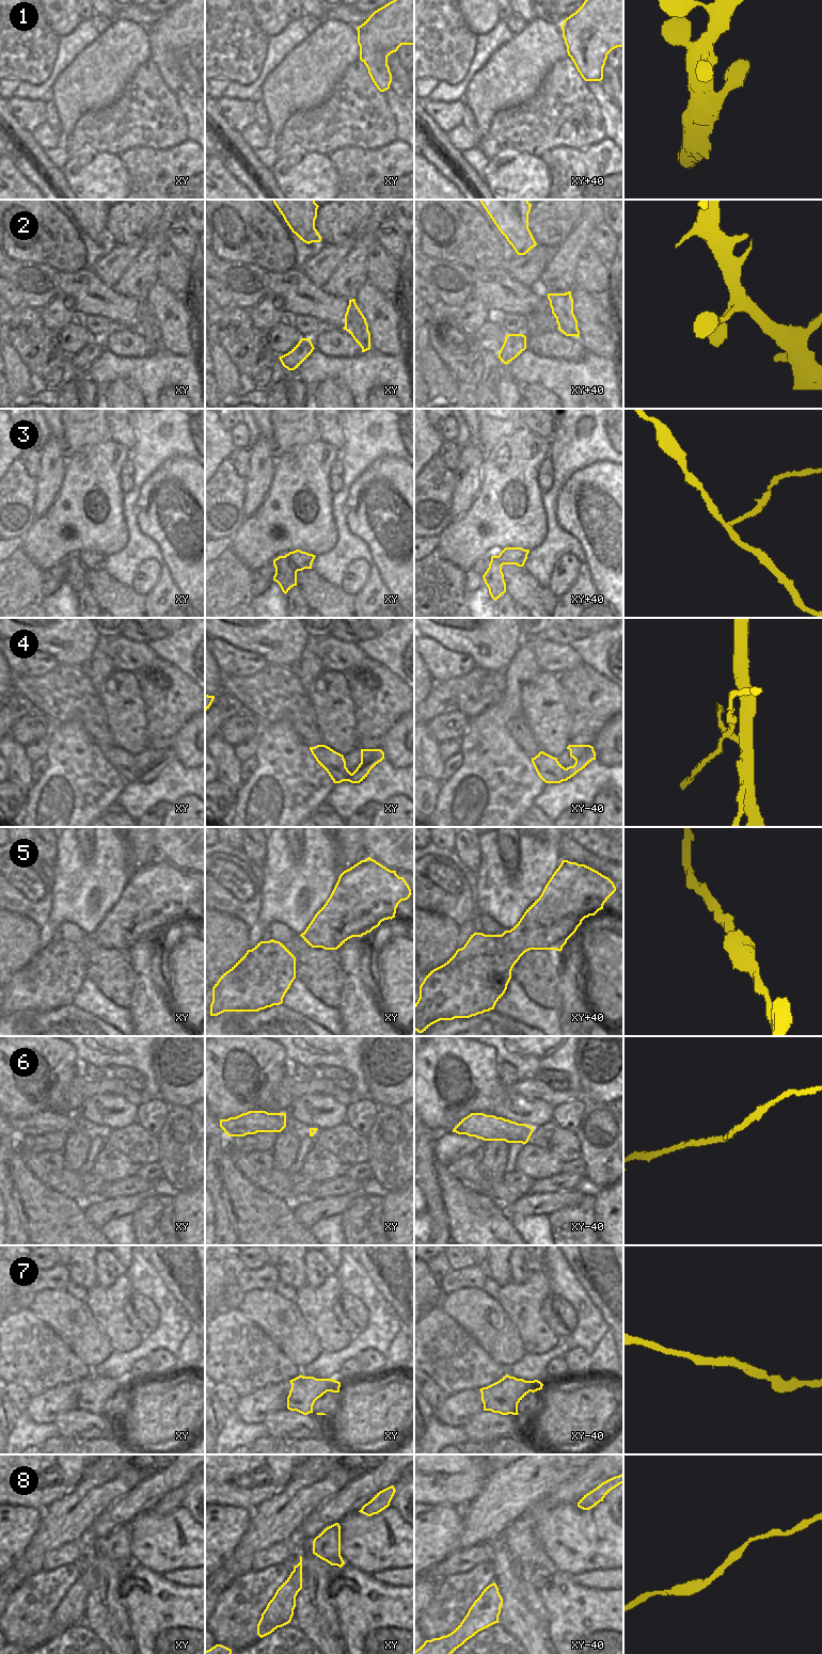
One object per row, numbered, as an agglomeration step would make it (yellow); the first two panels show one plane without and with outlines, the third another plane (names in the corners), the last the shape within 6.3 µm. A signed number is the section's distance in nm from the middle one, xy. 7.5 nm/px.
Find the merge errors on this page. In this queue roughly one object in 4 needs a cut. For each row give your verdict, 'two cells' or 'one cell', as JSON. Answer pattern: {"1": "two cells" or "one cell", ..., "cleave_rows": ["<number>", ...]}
{"1": "one cell", "2": "one cell", "3": "one cell", "4": "one cell", "5": "one cell", "6": "one cell", "7": "one cell", "8": "one cell", "cleave_rows": []}

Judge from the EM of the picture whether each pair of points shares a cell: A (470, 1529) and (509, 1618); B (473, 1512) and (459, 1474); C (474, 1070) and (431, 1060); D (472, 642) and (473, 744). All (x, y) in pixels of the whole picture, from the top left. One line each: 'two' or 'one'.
A: two
B: two
C: one
D: two

